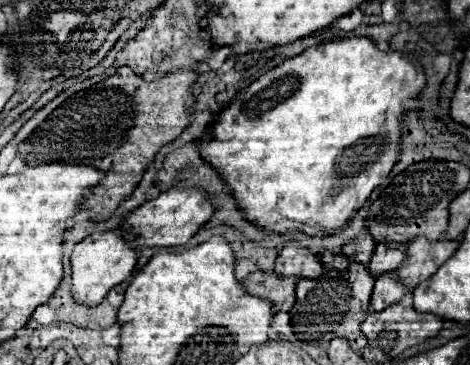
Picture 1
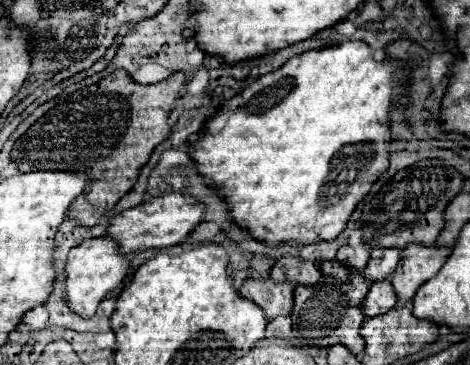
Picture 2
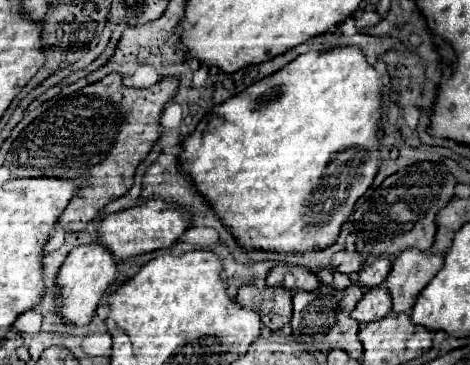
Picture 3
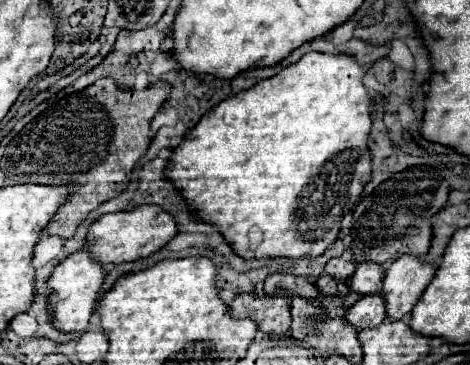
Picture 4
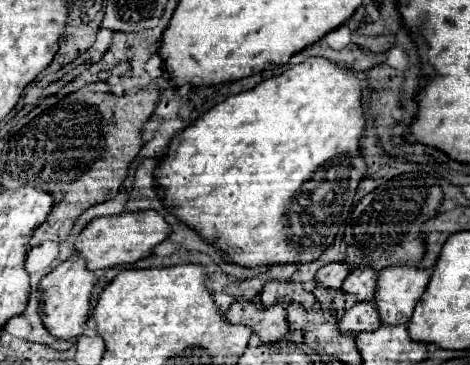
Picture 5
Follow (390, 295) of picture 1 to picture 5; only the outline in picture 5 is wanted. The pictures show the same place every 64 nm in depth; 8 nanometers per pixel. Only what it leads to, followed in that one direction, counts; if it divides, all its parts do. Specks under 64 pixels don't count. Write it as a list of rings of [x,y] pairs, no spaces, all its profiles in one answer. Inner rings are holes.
[[[358,302],[338,320],[338,328],[348,334],[374,332],[380,328],[380,314],[372,302]]]

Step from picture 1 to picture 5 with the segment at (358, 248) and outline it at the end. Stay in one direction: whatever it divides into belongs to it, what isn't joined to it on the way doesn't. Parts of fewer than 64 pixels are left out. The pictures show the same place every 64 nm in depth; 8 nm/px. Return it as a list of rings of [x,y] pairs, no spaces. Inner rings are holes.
[[[332,262],[332,264],[324,266],[324,268],[320,268],[320,272],[316,272],[314,282],[318,286],[324,286],[324,288],[340,290],[344,278],[348,276],[348,272],[350,272],[350,268],[344,262]]]

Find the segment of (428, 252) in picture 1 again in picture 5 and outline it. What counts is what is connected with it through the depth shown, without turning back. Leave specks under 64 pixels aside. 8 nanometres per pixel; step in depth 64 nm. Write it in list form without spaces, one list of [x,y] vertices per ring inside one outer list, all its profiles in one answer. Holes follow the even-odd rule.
[[[414,266],[386,268],[378,272],[374,304],[380,308],[382,324],[408,324],[428,280],[430,274]]]

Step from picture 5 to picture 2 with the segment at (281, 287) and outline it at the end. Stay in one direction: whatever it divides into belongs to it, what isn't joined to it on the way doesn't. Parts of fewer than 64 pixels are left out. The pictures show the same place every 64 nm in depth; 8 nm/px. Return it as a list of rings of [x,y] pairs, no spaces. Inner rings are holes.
[[[284,256],[280,258],[272,272],[270,272],[270,278],[274,282],[290,282],[294,286],[298,284],[304,284],[304,286],[312,286],[312,284],[318,284],[320,282],[320,270],[316,264],[312,262],[304,262],[300,258],[294,258],[294,256]]]

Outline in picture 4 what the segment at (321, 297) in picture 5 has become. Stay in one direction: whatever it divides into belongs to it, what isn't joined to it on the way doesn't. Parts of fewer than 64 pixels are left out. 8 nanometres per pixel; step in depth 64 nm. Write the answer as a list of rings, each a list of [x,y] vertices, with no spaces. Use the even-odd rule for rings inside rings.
[[[318,276],[316,278],[316,288],[326,296],[346,296],[348,290],[350,290],[346,282],[334,280],[330,276]]]

